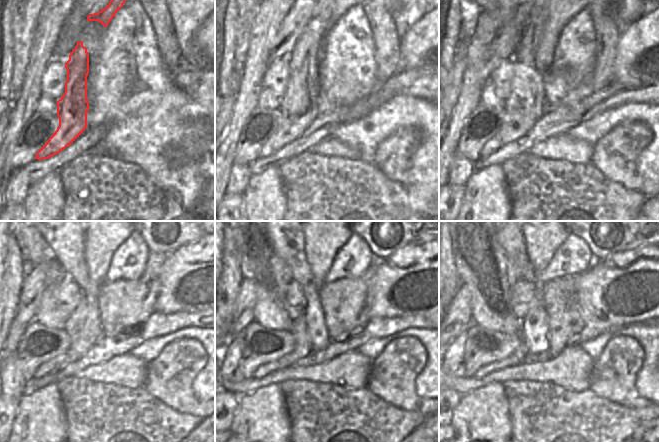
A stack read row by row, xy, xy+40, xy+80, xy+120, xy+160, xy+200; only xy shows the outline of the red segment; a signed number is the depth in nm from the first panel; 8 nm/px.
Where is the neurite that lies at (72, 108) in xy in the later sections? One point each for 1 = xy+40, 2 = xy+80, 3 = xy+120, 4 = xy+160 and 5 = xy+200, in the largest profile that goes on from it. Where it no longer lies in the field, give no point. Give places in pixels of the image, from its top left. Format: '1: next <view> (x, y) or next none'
1: next xy+40 (299, 107)
2: next xy+80 (524, 106)
3: next xy+120 (77, 326)
4: next xy+160 (303, 346)
5: next xy+200 (518, 356)

